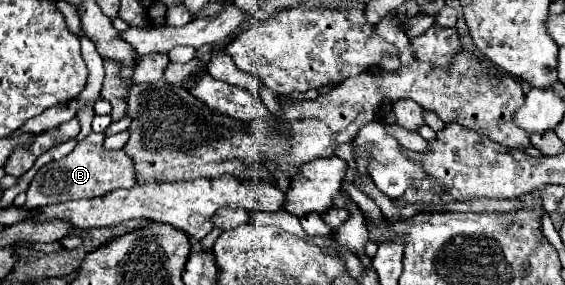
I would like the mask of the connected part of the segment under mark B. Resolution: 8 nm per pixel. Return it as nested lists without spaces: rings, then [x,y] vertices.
[[[92,132],[84,140],[80,140],[78,146],[66,158],[44,164],[36,172],[36,176],[32,178],[32,182],[26,190],[24,208],[32,210],[38,206],[56,204],[56,202],[60,202],[60,196],[62,196],[62,202],[66,202],[66,200],[98,198],[116,188],[132,188],[136,184],[136,180],[134,180],[134,168],[130,164],[130,158],[122,150],[104,150],[102,140],[104,140],[104,134]]]

